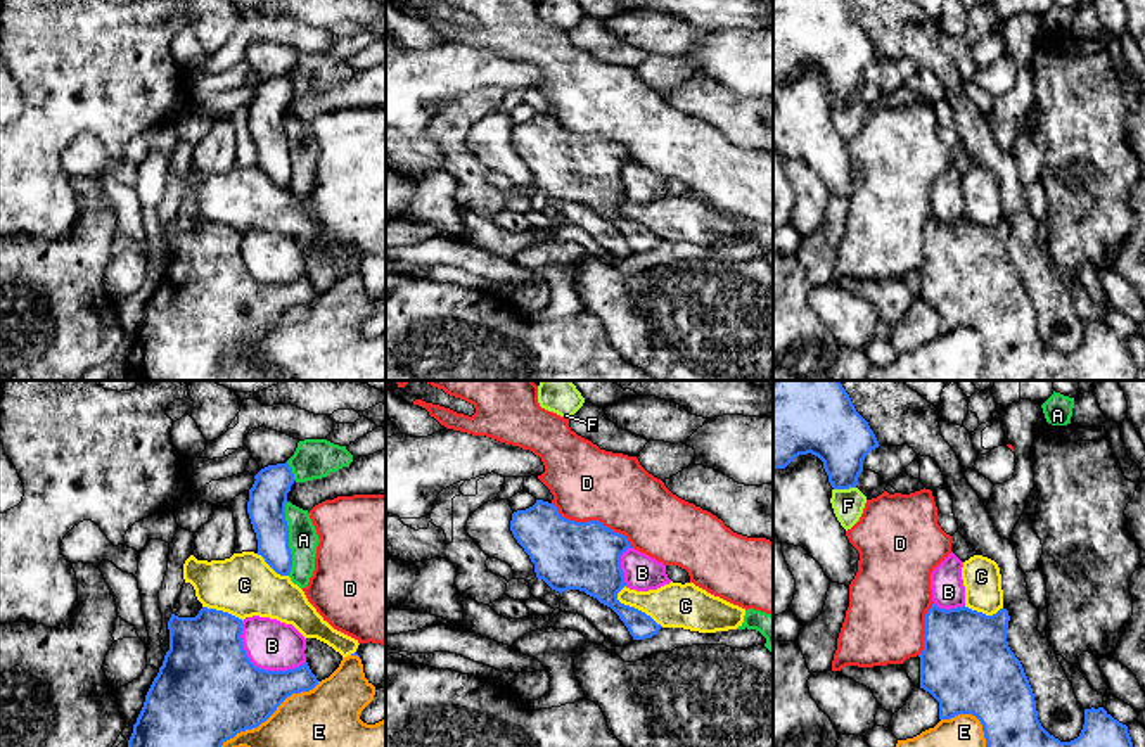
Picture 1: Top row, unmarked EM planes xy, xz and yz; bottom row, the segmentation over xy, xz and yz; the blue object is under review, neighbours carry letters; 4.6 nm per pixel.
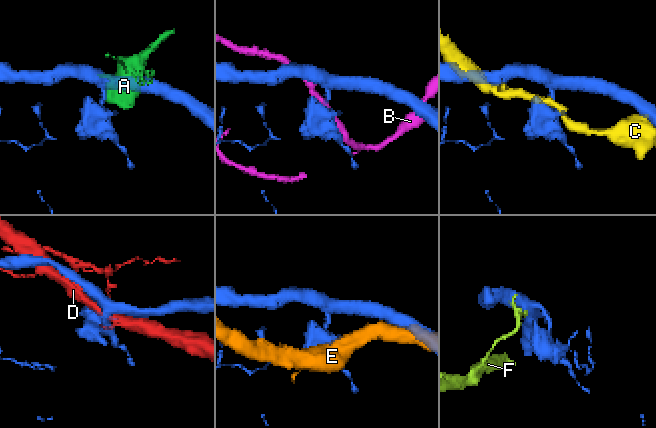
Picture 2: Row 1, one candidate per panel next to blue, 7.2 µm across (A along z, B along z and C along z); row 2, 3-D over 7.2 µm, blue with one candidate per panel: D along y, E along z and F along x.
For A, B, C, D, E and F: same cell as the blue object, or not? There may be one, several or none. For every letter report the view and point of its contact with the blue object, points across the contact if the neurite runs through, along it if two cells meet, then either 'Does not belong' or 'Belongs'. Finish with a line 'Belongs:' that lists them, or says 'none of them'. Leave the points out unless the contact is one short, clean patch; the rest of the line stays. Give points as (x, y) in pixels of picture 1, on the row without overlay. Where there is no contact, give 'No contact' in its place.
A: Touches blue at xy (287, 151). Does not belong
B: Touches blue at xy (258, 280). Does not belong
C: Touches blue at xz (637, 222). Does not belong
D: Touches blue at xz (592, 134). Does not belong
E: Touches blue at xy (267, 331). Does not belong
F: Touches blue at yz (844, 101). Does not belong
Belongs: none of them

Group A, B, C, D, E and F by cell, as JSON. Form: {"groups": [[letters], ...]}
{"groups": [["A"], ["B"], ["C"], ["D"], ["E"], ["F"]]}

